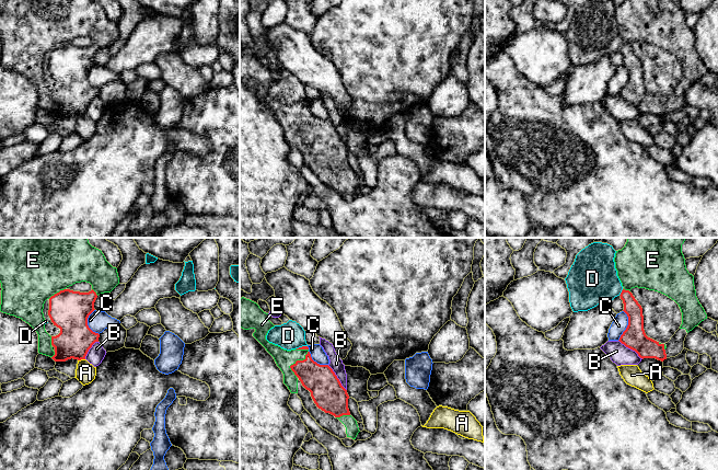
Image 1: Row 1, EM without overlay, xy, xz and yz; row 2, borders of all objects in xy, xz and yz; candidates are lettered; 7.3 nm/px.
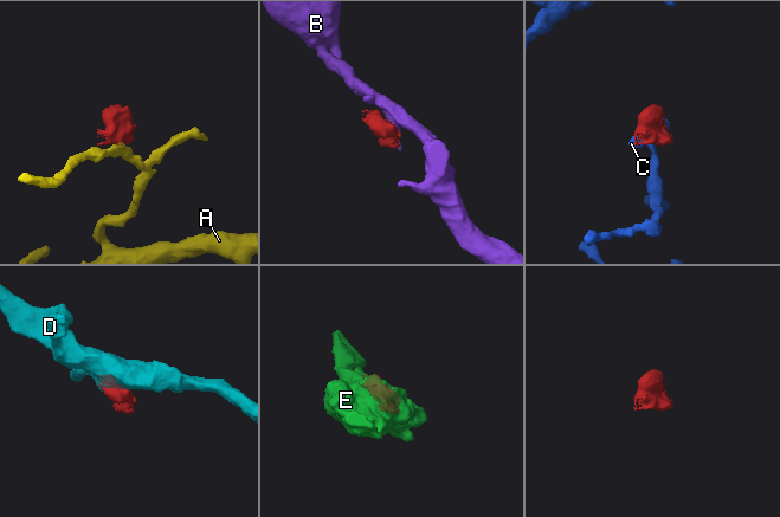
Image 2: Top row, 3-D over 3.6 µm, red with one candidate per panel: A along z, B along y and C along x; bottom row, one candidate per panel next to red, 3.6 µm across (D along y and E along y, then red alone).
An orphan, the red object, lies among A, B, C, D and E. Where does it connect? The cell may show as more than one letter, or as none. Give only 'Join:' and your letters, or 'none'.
Join: E

